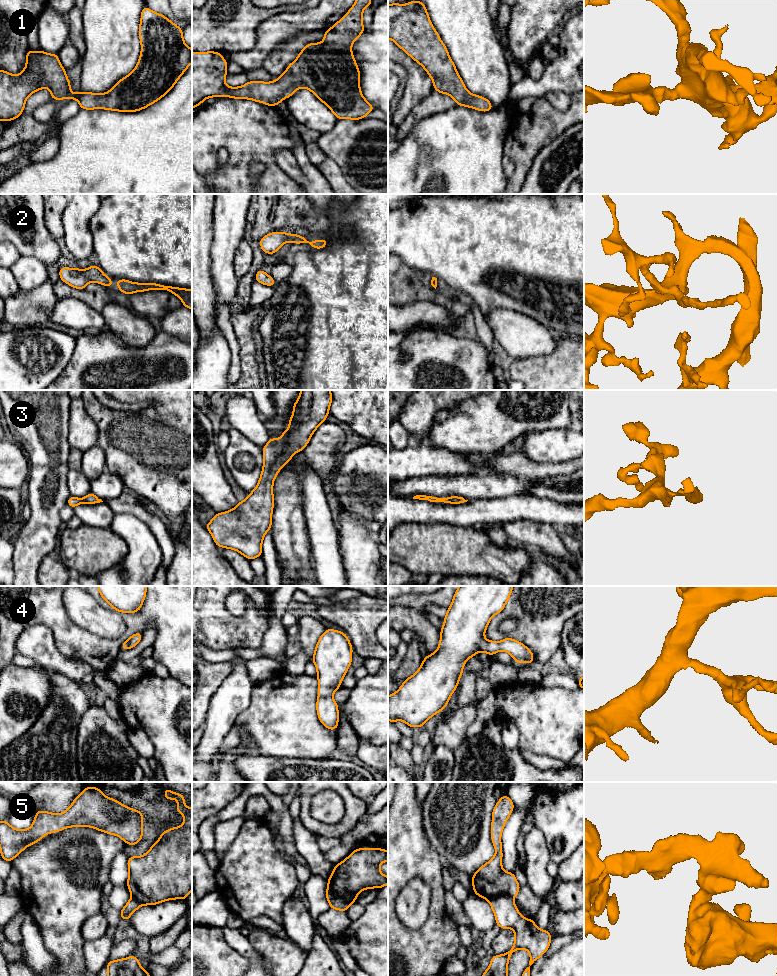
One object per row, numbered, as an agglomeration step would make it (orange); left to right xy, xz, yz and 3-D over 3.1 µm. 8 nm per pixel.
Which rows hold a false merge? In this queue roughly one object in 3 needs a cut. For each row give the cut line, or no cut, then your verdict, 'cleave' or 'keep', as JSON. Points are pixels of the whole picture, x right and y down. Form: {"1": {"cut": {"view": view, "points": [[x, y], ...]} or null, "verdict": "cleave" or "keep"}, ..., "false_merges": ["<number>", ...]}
{"1": {"cut": null, "verdict": "keep"}, "2": {"cut": null, "verdict": "keep"}, "3": {"cut": null, "verdict": "keep"}, "4": {"cut": null, "verdict": "keep"}, "5": {"cut": {"view": "xz", "points": [[328, 885], [339, 898], [351, 903]]}, "verdict": "cleave"}, "false_merges": ["5"]}

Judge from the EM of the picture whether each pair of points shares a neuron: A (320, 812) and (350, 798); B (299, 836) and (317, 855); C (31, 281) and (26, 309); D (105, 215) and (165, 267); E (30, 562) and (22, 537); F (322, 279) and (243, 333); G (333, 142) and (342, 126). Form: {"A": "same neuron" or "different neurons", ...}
{"A": "different neurons", "B": "same neuron", "C": "different neurons", "D": "same neuron", "E": "same neuron", "F": "different neurons", "G": "same neuron"}

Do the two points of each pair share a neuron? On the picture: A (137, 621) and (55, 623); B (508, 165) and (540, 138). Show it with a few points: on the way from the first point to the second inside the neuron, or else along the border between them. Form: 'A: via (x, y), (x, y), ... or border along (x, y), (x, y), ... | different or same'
A: via (118, 642), (114, 645), (81, 645), (76, 642) | same
B: border along (504, 154), (514, 165), (514, 171), (508, 178) | different

